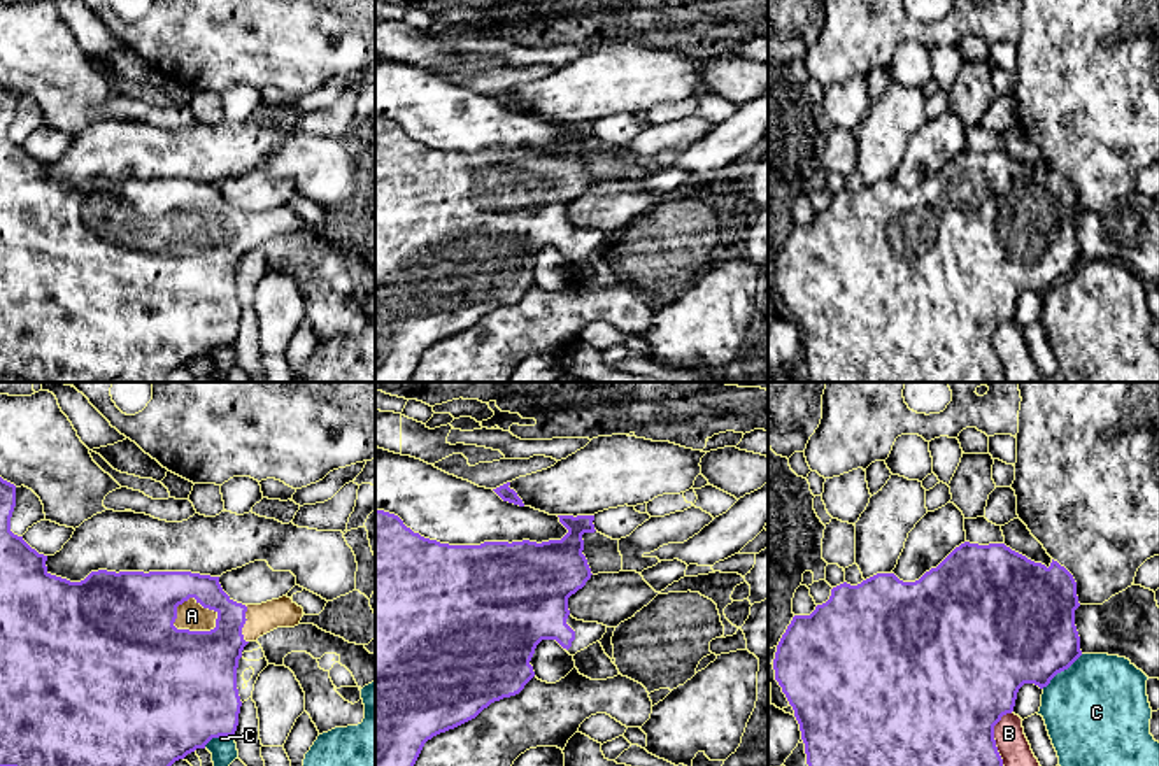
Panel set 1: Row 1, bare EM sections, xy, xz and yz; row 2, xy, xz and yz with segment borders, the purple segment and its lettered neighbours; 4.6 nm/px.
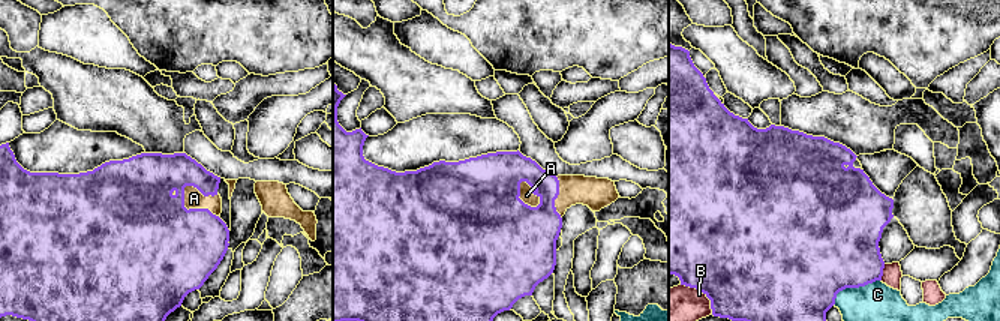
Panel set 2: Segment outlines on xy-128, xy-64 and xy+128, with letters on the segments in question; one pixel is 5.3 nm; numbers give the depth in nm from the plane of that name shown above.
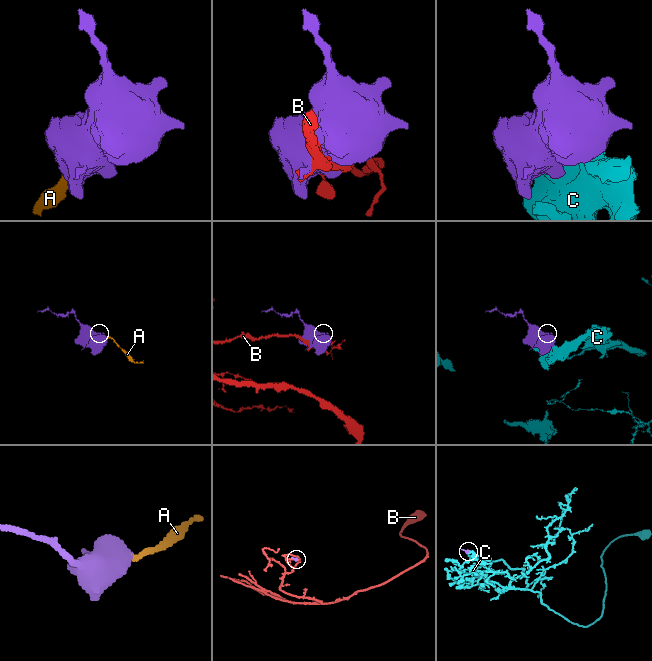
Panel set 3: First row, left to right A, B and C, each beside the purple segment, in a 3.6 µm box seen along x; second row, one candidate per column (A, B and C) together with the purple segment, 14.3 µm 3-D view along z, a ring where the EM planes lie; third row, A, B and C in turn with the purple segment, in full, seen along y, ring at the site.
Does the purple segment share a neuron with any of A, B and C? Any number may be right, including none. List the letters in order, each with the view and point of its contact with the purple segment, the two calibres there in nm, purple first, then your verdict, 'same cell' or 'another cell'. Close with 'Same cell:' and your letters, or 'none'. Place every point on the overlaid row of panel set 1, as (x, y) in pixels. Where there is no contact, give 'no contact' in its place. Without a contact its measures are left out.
A: xy (200, 631) | 480/130 nm | same cell
B: yz (993, 737) | 480/140 nm | another cell
C: yz (1061, 670) | 480/480 nm | another cell
Same cell: A

